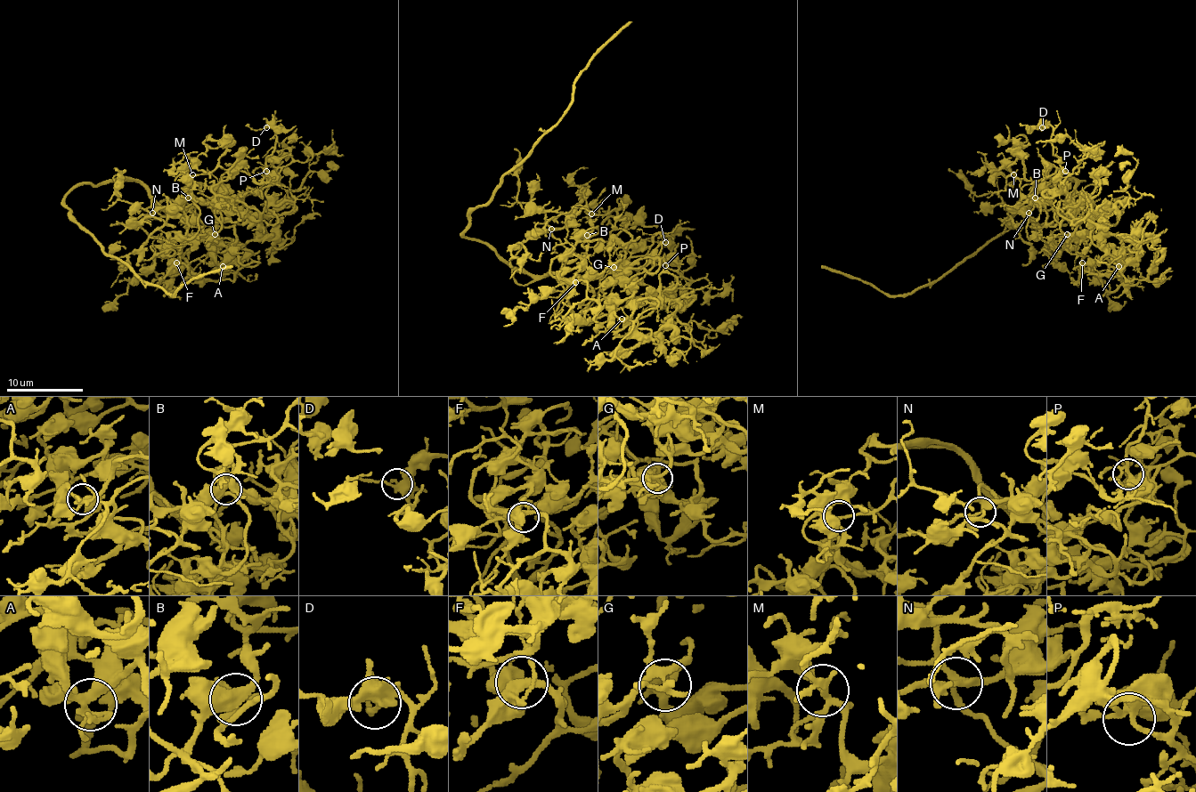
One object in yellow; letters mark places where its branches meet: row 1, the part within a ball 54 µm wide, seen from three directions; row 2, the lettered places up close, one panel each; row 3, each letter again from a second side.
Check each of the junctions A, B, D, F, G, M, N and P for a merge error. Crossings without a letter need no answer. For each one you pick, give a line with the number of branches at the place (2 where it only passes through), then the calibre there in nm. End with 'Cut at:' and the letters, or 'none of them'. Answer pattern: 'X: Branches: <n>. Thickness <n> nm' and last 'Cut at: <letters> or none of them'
Cut at: none of them

